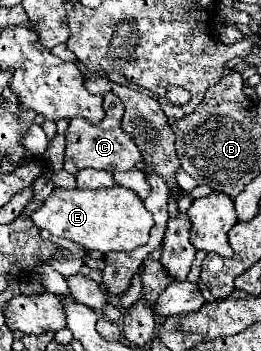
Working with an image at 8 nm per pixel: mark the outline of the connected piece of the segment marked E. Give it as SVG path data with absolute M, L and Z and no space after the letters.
M119 185L97 191L55 187L43 205L33 211L31 219L39 229L47 229L51 235L71 239L85 249L97 249L101 253L133 251L149 241L149 231L153 227L153 217L143 201L131 189Z

